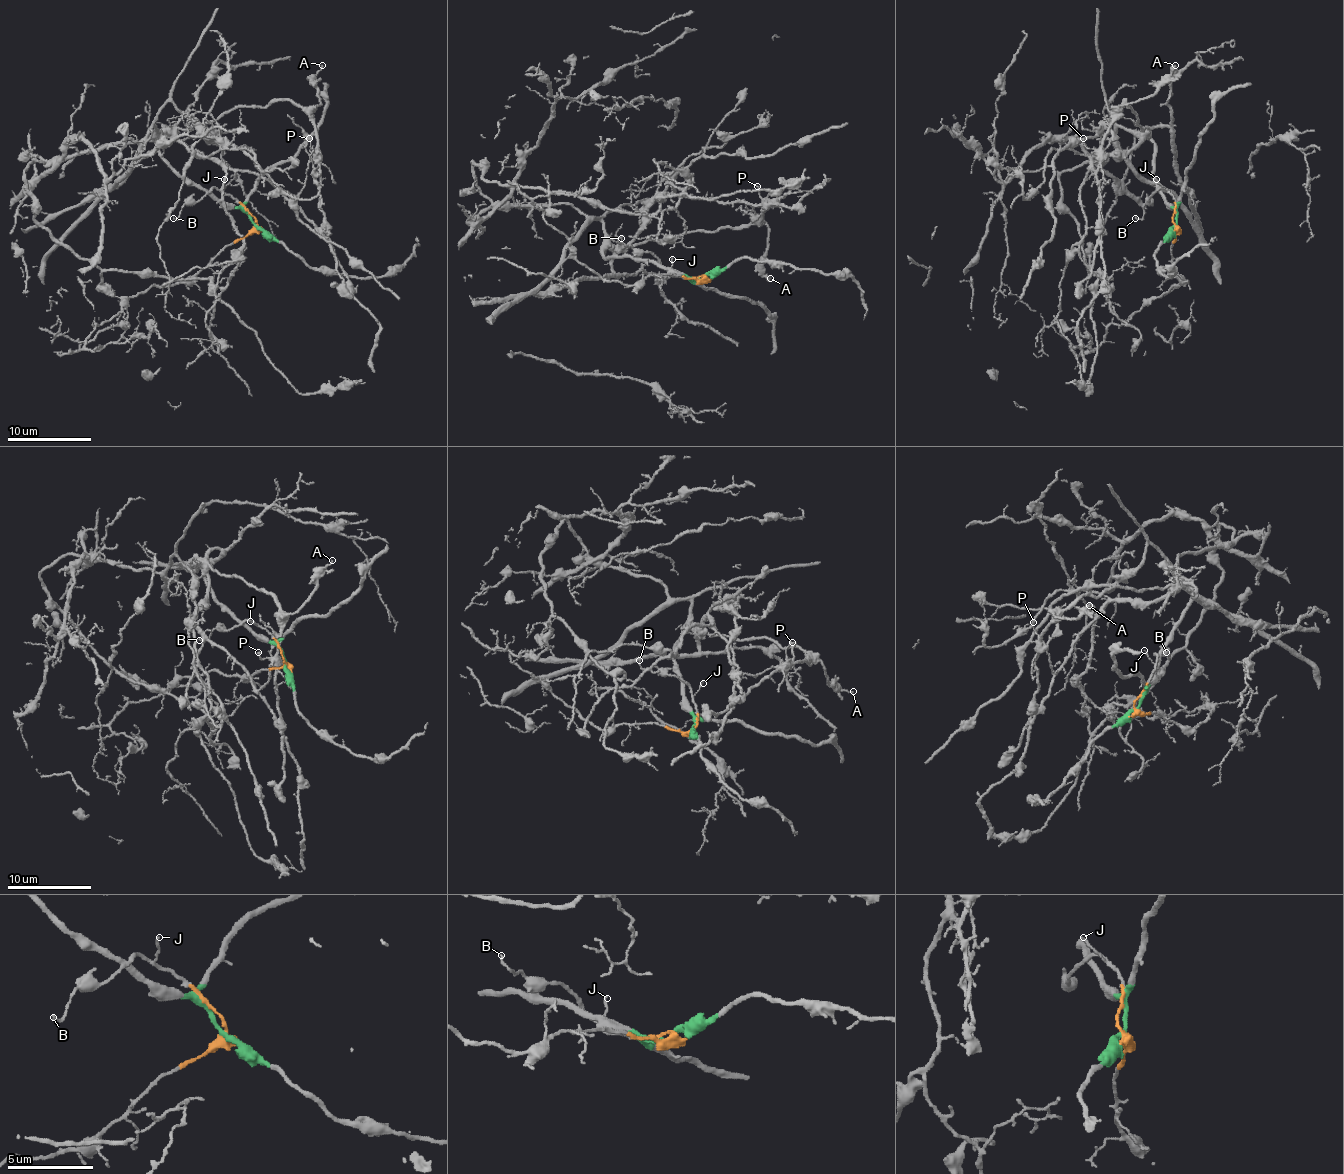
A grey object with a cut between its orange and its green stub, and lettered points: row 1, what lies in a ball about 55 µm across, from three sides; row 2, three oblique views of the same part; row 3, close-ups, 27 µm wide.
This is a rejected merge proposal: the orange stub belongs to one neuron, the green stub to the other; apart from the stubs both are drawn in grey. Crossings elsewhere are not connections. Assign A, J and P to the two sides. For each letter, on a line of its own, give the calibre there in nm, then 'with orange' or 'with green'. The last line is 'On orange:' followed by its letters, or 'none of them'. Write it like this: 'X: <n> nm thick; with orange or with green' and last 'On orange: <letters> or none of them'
A: 130 nm thick; with green
J: 130 nm thick; with orange
P: 150 nm thick; with green
On orange: J

